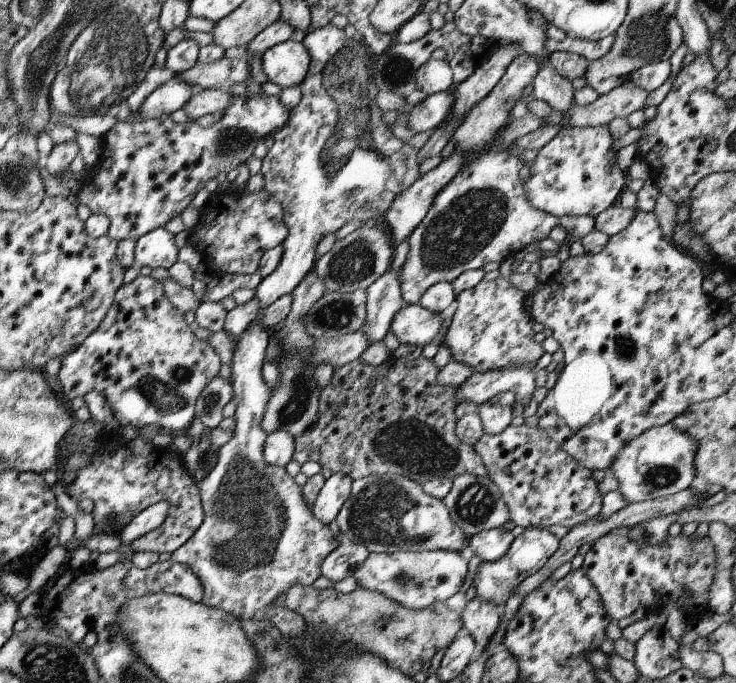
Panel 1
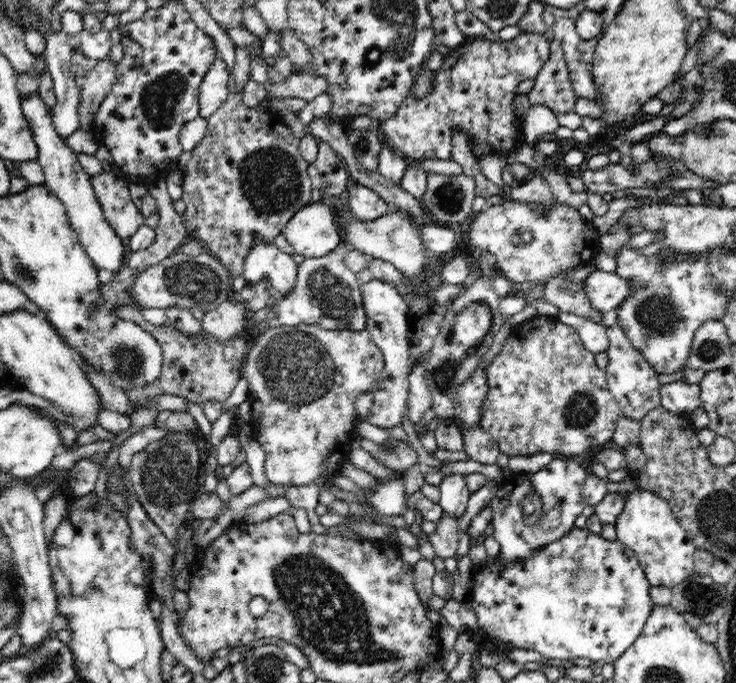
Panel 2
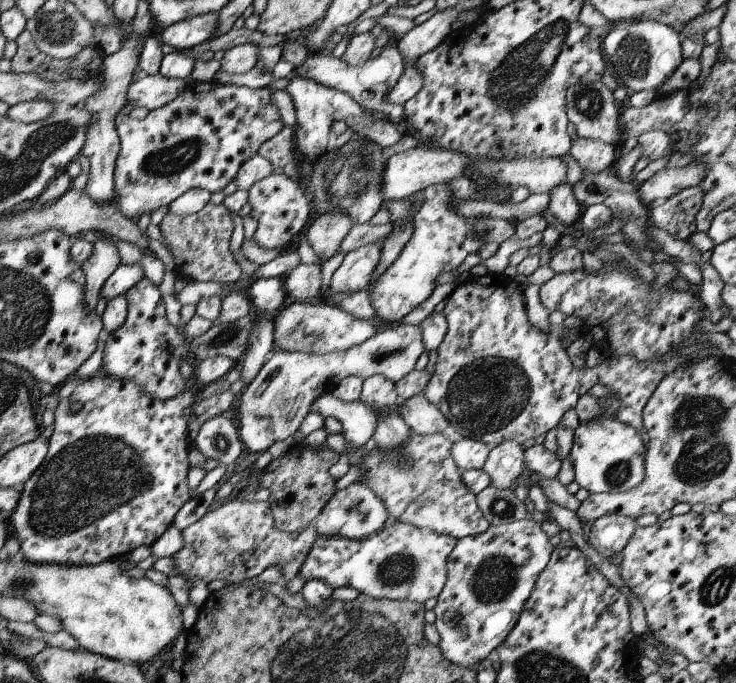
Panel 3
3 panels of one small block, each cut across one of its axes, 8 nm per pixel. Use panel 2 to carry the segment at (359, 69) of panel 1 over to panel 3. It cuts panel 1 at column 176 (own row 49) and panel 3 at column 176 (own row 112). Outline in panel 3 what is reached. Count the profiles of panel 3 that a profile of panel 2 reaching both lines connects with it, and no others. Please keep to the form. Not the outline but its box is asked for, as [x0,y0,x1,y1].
[173,498,317,584]

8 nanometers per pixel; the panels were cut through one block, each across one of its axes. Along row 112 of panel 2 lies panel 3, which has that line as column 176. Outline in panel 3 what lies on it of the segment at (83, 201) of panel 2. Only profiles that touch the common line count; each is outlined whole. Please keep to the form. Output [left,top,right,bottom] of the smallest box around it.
[161,14,217,52]

